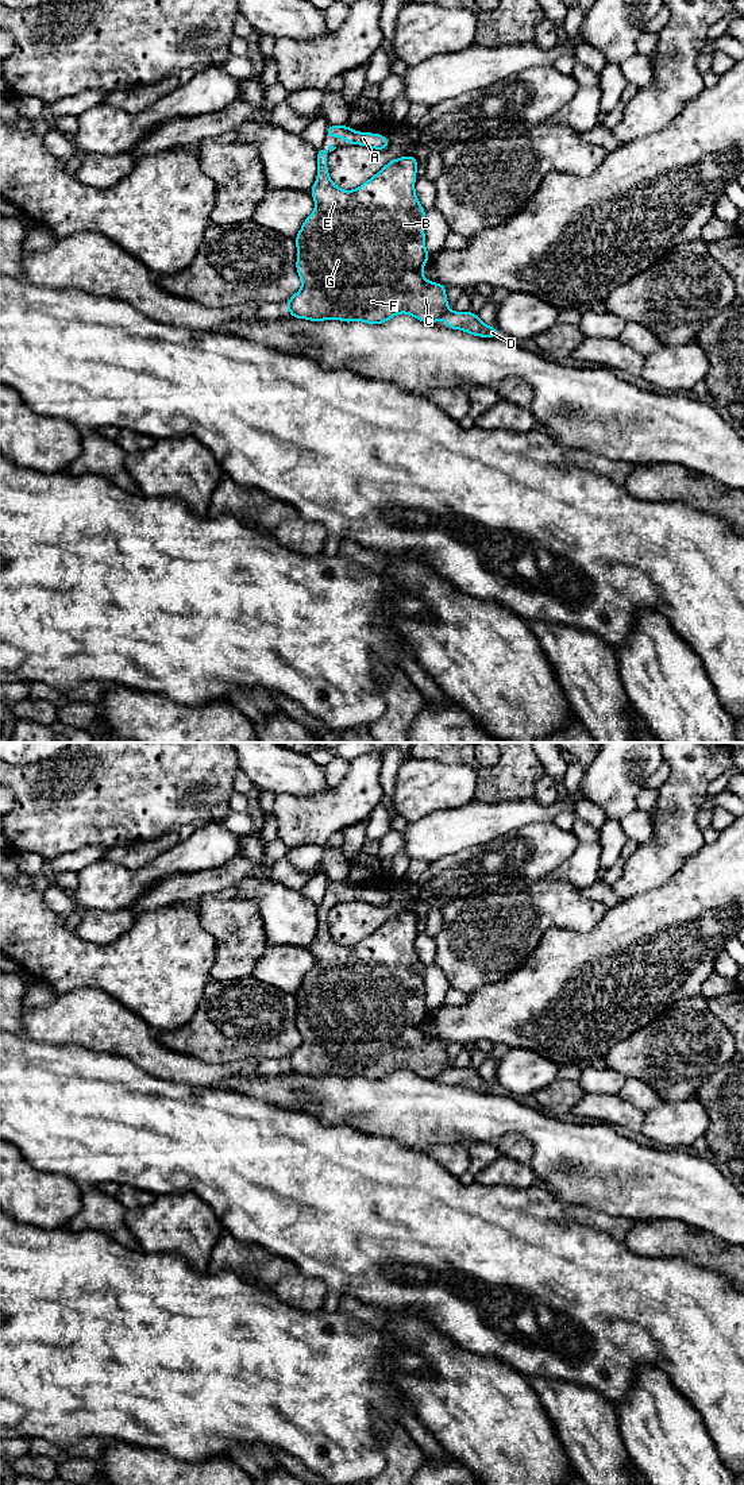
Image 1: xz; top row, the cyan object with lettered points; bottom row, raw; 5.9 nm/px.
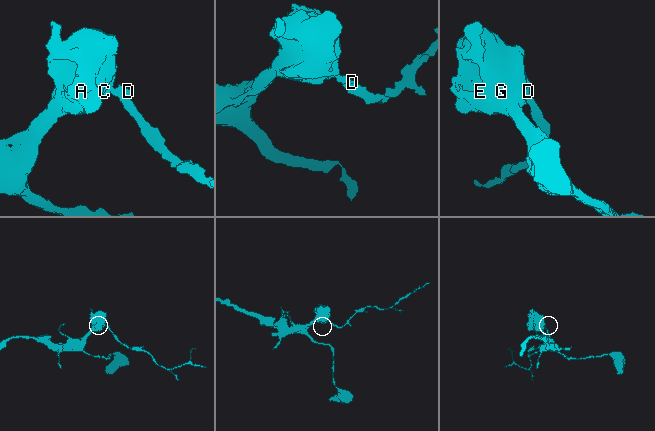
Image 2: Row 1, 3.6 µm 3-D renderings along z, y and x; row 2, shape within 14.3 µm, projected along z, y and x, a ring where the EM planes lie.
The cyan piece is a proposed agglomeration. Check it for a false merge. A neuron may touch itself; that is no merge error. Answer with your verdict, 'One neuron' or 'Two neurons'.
Two neurons

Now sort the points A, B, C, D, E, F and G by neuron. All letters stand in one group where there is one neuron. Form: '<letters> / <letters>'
A B C E F G / D

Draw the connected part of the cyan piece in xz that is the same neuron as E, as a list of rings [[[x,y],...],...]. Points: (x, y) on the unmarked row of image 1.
[[[323,902],[317,904],[317,936],[309,948],[316,963],[294,994],[296,1025],[302,1042],[285,1060],[292,1073],[311,1077],[336,1075],[346,1079],[383,1080],[398,1069],[408,1069],[419,1077],[435,1080],[450,1068],[447,1044],[427,1037],[421,1027],[431,1011],[425,1006],[425,965],[420,961],[415,948],[416,929],[417,915],[405,911],[388,918],[359,944],[343,946],[329,934],[325,904]]]

